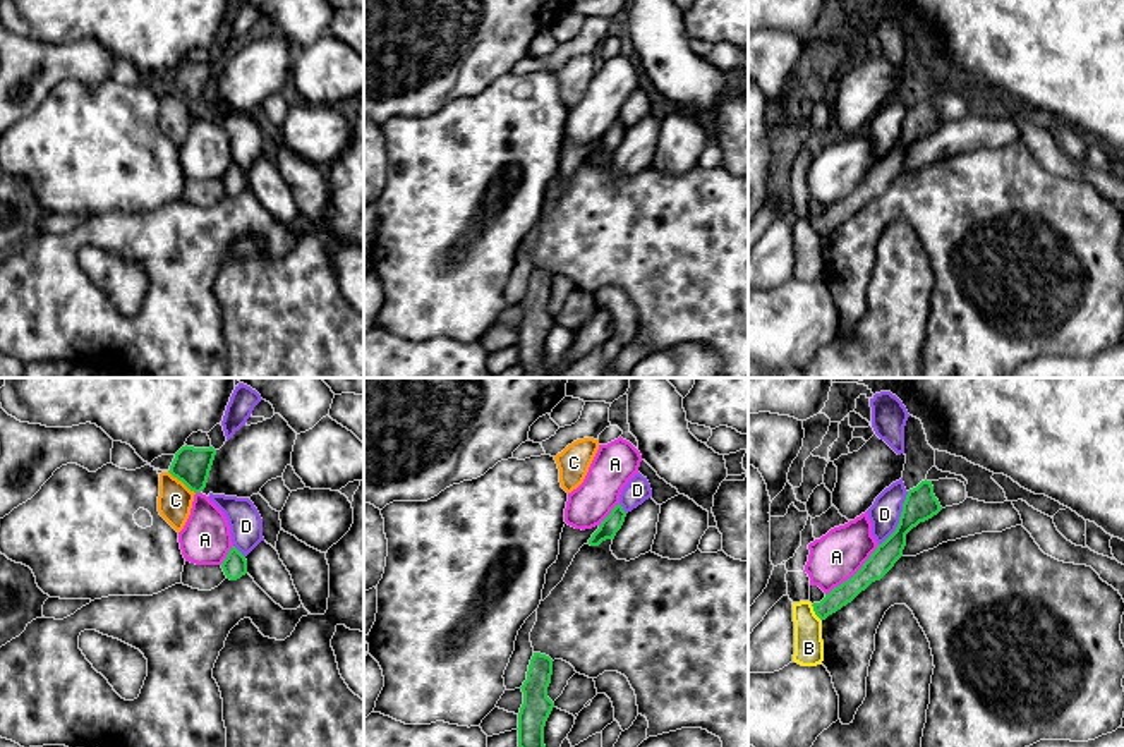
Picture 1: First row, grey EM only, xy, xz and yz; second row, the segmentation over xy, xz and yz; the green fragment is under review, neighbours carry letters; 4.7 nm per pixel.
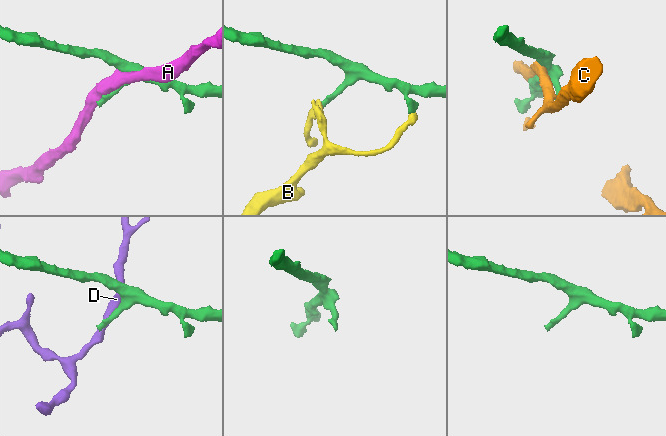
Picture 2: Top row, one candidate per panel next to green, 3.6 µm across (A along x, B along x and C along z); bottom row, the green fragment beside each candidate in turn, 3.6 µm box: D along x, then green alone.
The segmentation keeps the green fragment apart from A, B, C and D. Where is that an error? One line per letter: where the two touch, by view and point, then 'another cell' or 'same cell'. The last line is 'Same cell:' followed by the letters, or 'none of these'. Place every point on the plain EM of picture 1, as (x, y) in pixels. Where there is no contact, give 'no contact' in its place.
A: meets green in yz at (855, 189); another cell
B: meets green in yz at (815, 229); another cell
C: meets green in xy at (182, 97); another cell
D: meets green in yz at (900, 134); another cell
Same cell: none of these

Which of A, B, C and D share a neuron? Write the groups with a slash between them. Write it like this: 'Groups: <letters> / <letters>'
Groups: A / B / C / D

